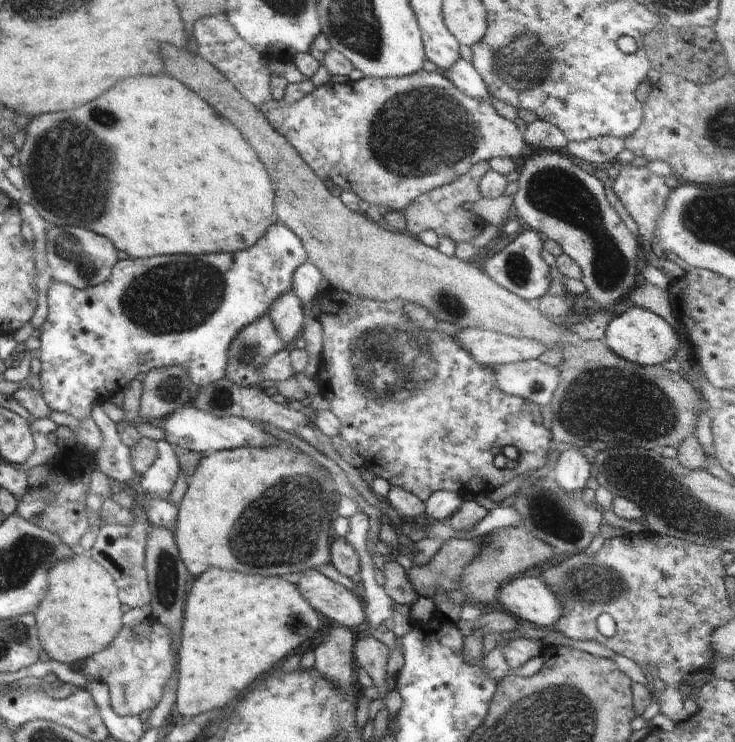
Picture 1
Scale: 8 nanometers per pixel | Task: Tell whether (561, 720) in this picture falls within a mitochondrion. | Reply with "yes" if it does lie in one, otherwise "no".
yes

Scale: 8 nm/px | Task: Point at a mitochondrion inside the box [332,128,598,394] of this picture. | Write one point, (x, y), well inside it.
(446, 302)

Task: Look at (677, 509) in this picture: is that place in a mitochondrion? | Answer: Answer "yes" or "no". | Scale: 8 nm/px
yes

